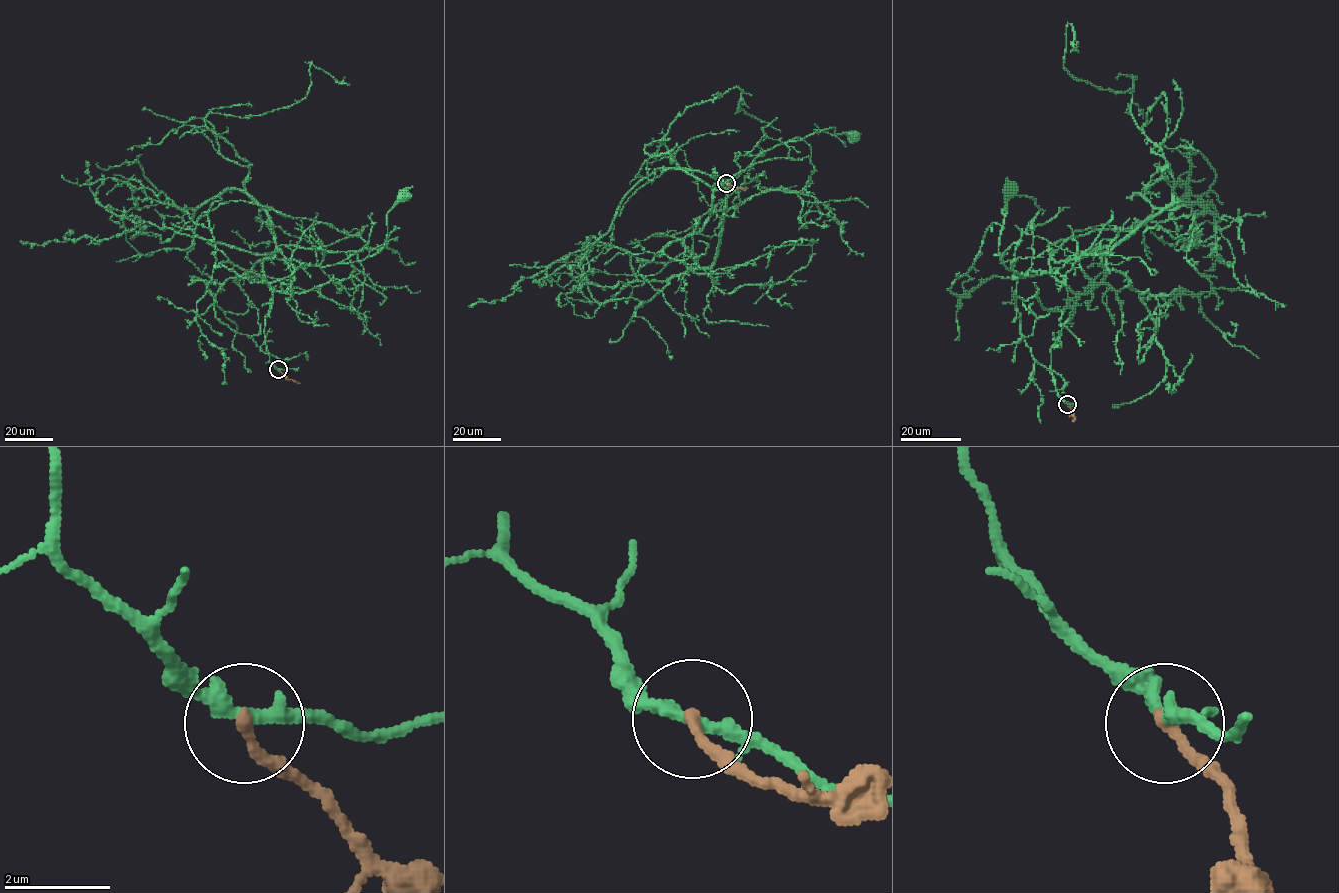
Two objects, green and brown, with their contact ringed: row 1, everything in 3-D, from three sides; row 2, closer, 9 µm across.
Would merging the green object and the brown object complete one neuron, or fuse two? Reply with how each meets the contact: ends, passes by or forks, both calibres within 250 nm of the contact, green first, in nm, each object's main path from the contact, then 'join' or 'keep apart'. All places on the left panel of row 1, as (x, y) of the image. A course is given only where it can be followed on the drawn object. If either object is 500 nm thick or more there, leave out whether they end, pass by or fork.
green forks | brown ends | 220/240 nm | green via (278, 369), (265, 343), (273, 294), (262, 261), (277, 249), (327, 266), (377, 254), (388, 212), (404, 193) | brown via (278, 369), (288, 379), (299, 383) | keep apart

